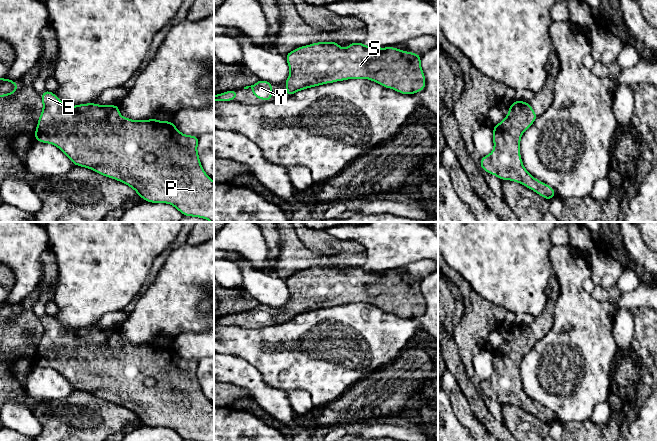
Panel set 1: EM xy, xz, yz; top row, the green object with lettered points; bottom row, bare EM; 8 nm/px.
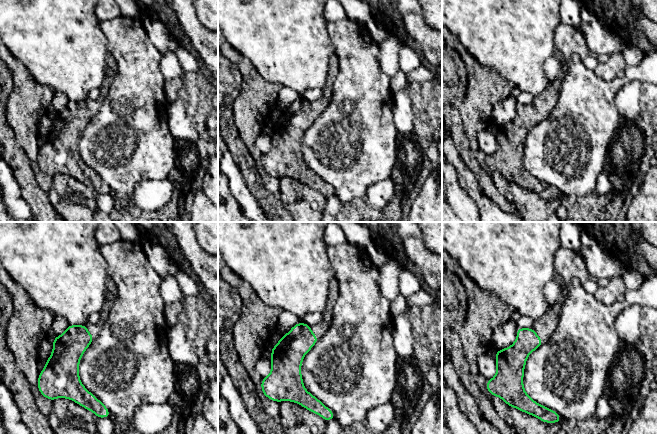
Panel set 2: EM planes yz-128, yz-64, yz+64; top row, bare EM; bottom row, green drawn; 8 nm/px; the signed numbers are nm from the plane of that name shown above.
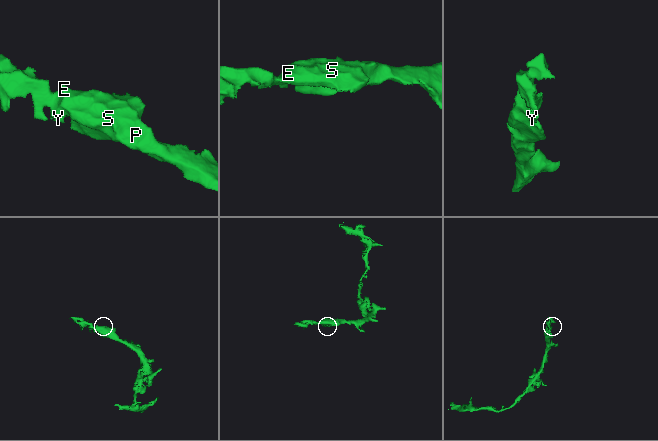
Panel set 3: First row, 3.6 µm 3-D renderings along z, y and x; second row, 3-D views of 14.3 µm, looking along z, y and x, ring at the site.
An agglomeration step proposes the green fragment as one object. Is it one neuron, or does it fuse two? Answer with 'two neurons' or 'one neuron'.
one neuron

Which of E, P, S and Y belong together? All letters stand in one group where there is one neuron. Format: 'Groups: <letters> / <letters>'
Groups: E P S Y

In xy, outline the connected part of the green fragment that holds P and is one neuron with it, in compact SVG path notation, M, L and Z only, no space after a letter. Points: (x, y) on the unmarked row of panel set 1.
M53 316L41 318L43 327L34 362L59 372L75 390L86 391L102 400L123 406L150 427L168 427L183 440L214 441L214 406L201 390L197 370L199 361L181 357L172 345L131 344L122 341L118 329L99 329L93 326L75 330L65 329Z

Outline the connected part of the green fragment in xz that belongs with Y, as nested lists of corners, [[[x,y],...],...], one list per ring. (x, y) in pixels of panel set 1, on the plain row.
[[[259,303],[254,309],[246,310],[244,313],[250,311],[255,322],[270,326],[272,325],[272,309],[272,306]]]

